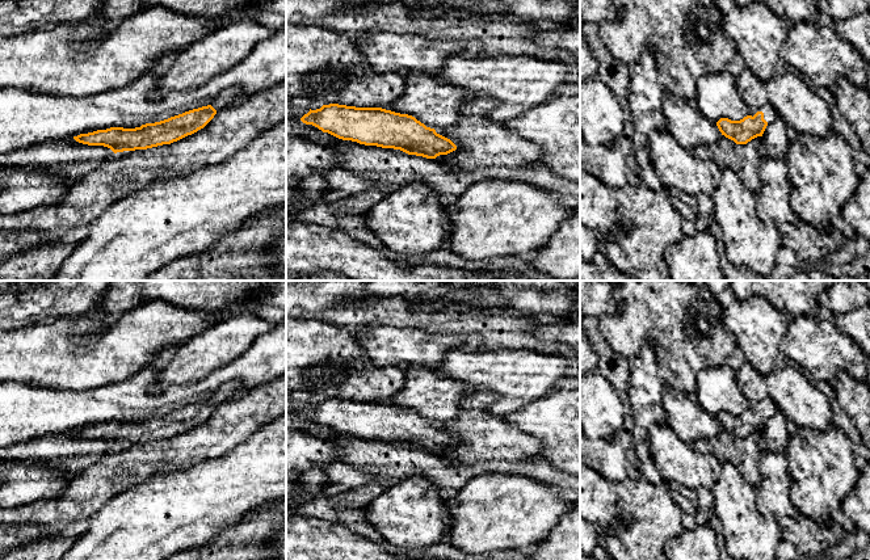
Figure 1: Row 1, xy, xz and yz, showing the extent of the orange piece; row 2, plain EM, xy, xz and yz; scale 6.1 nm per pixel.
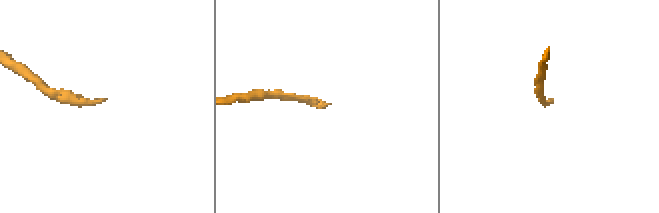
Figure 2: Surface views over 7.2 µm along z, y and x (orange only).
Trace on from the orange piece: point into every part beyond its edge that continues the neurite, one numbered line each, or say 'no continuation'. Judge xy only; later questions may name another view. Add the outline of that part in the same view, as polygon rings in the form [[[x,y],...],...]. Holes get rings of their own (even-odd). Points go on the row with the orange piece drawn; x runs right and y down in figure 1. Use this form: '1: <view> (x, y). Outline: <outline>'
1: xy (232, 95). Outline: [[[230,87],[222,90],[210,104],[217,111],[241,101],[241,89]]]

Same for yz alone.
1: yz (769, 113). Outline: [[[764,105],[764,106],[760,106],[757,109],[751,109],[751,113],[749,115],[755,115],[757,111],[762,111],[764,113],[764,119],[768,122],[768,126],[778,118],[778,114],[776,113],[774,108],[770,106],[770,105]],[[766,126],[766,127],[768,127]]]

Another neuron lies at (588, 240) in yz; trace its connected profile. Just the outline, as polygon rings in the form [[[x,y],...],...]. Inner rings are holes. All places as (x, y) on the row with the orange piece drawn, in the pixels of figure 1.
[[[580,224],[580,262],[593,260],[598,252],[597,236],[594,232]]]

